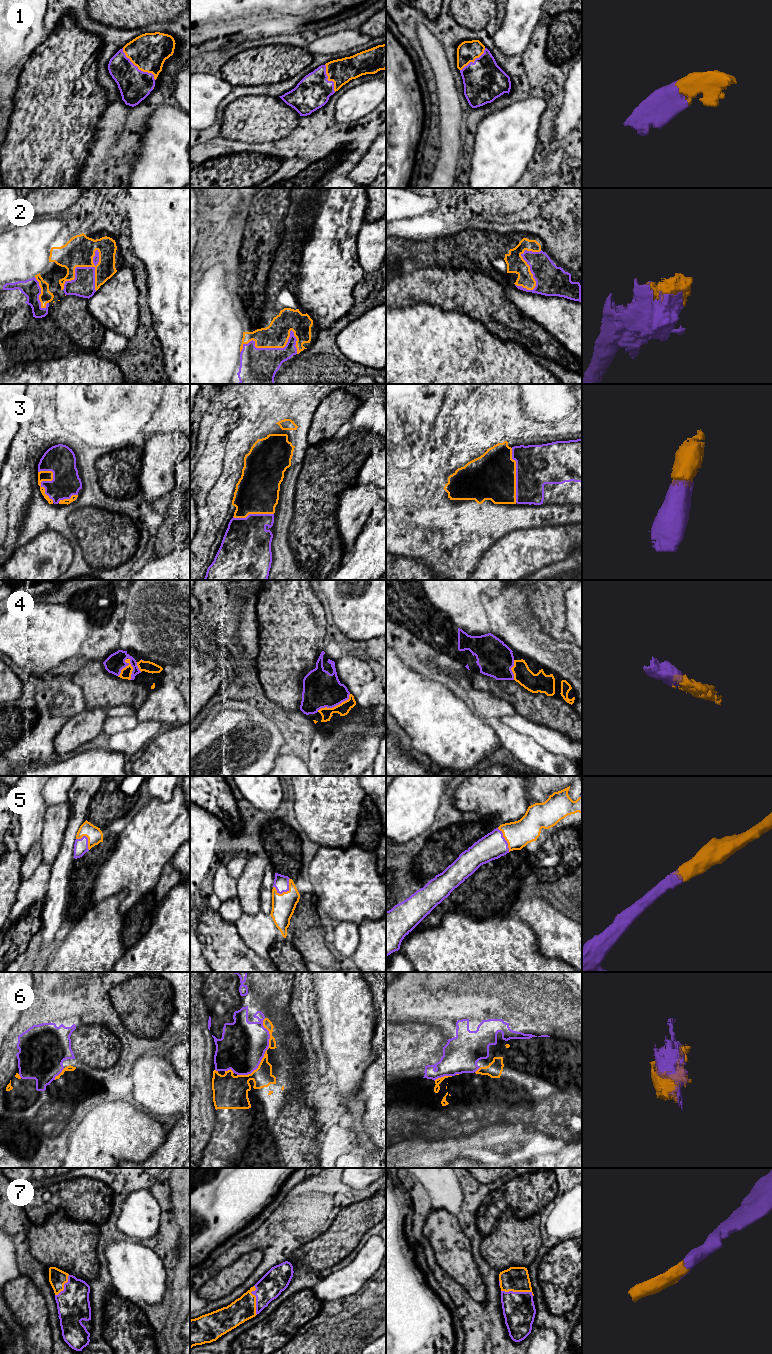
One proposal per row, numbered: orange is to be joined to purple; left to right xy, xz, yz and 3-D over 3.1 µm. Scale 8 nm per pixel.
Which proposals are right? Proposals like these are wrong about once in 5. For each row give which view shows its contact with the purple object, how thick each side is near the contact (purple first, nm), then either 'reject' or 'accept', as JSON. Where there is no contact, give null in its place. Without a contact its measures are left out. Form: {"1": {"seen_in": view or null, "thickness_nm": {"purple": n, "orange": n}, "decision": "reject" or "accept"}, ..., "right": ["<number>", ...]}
{"1": {"seen_in": "xy", "thickness_nm": {"purple": 260, "orange": 300}, "decision": "accept"}, "2": {"seen_in": "xy", "thickness_nm": {"purple": 180, "orange": 240}, "decision": "accept"}, "3": {"seen_in": "xy", "thickness_nm": {"purple": 240, "orange": 80}, "decision": "accept"}, "4": {"seen_in": "xy", "thickness_nm": {"purple": 150, "orange": 90}, "decision": "accept"}, "5": {"seen_in": "xz", "thickness_nm": {"purple": 120, "orange": 190}, "decision": "accept"}, "6": {"seen_in": "xz", "thickness_nm": {"purple": 360, "orange": 160}, "decision": "accept"}, "7": {"seen_in": "yz", "thickness_nm": {"purple": 260, "orange": 200}, "decision": "accept"}, "right": ["1", "2", "3", "4", "5", "6", "7"]}

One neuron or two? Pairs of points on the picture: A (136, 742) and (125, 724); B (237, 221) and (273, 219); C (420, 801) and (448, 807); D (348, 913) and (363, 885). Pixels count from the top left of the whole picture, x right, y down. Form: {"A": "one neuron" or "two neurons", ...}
{"A": "two neurons", "B": "one neuron", "C": "two neurons", "D": "one neuron"}

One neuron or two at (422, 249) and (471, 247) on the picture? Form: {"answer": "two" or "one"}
{"answer": "one"}

